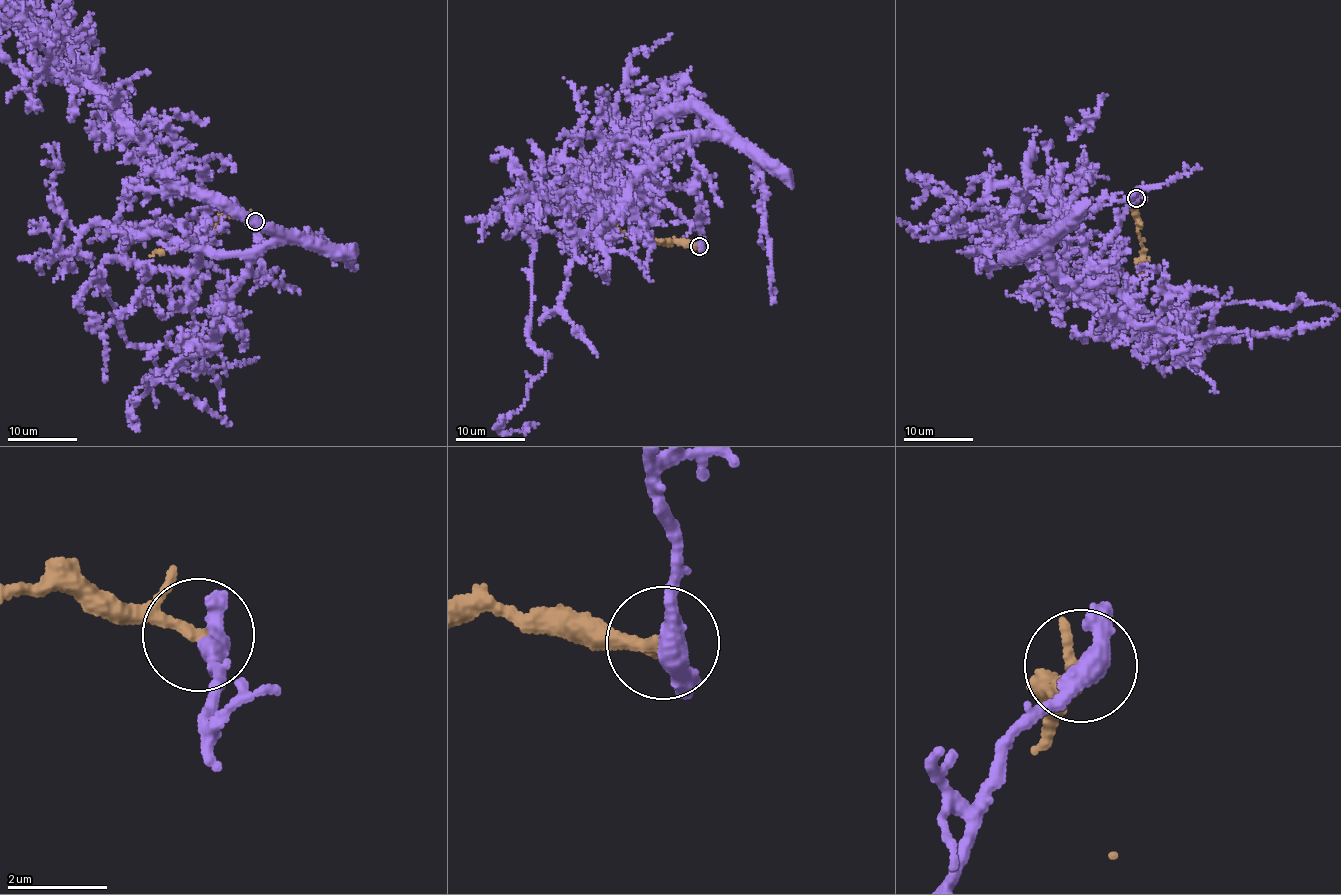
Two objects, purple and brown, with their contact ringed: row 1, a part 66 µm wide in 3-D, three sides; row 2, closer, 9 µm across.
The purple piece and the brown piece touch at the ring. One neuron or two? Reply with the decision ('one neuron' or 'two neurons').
two neurons

